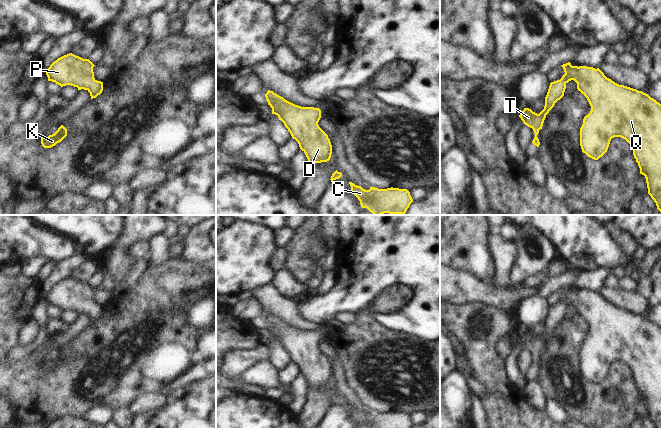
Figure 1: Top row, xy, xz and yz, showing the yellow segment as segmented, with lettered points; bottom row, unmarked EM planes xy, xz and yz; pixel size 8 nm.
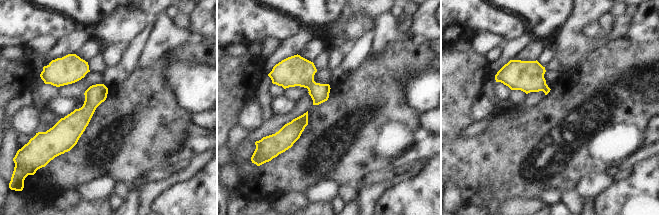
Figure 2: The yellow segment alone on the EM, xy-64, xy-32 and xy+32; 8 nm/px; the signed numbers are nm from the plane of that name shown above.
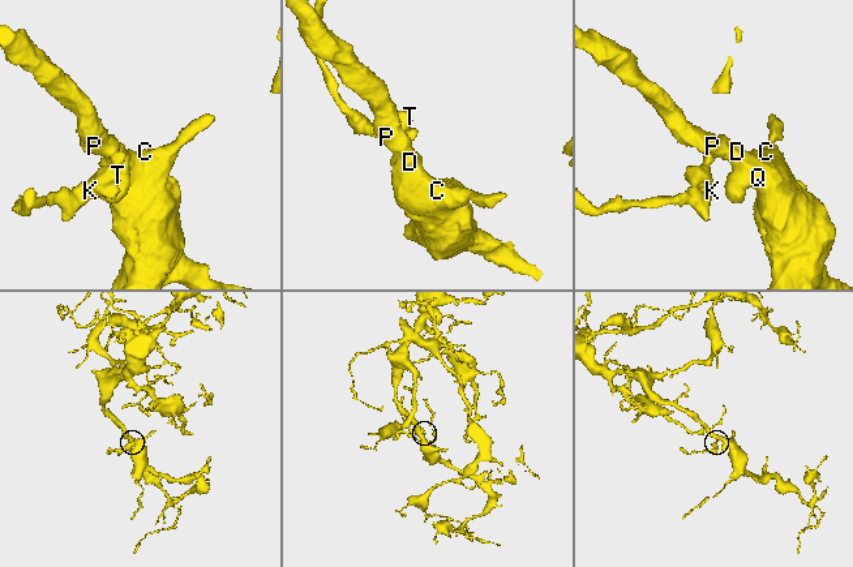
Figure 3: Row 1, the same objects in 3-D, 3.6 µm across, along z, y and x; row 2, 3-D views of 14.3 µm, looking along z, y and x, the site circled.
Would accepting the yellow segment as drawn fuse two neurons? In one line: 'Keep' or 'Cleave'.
Keep.

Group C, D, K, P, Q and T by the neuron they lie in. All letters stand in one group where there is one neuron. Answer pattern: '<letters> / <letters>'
C D K P Q T

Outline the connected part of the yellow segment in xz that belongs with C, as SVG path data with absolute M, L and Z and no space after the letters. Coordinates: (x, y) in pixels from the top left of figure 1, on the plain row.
M352 406L349 408L351 416L358 422L360 428L411 428L413 426L407 413L370 411L369 414L365 414Z

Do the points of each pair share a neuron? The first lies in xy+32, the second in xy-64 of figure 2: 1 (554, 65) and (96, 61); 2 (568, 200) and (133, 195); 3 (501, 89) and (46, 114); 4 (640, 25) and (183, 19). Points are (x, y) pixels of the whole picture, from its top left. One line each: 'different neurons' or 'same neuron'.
1: different neurons
2: different neurons
3: same neuron
4: different neurons

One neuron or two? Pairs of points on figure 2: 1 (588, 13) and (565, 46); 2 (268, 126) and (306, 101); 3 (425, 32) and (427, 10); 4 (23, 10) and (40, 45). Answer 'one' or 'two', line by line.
1: one
2: one
3: one
4: two

